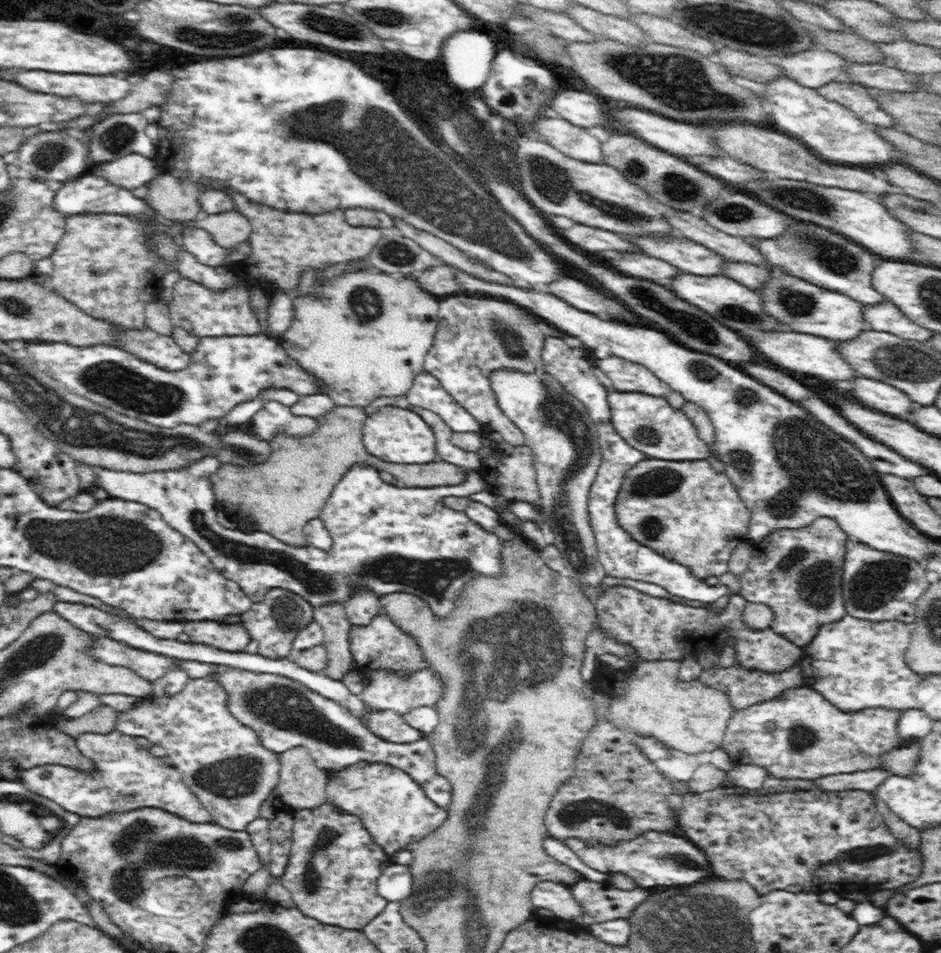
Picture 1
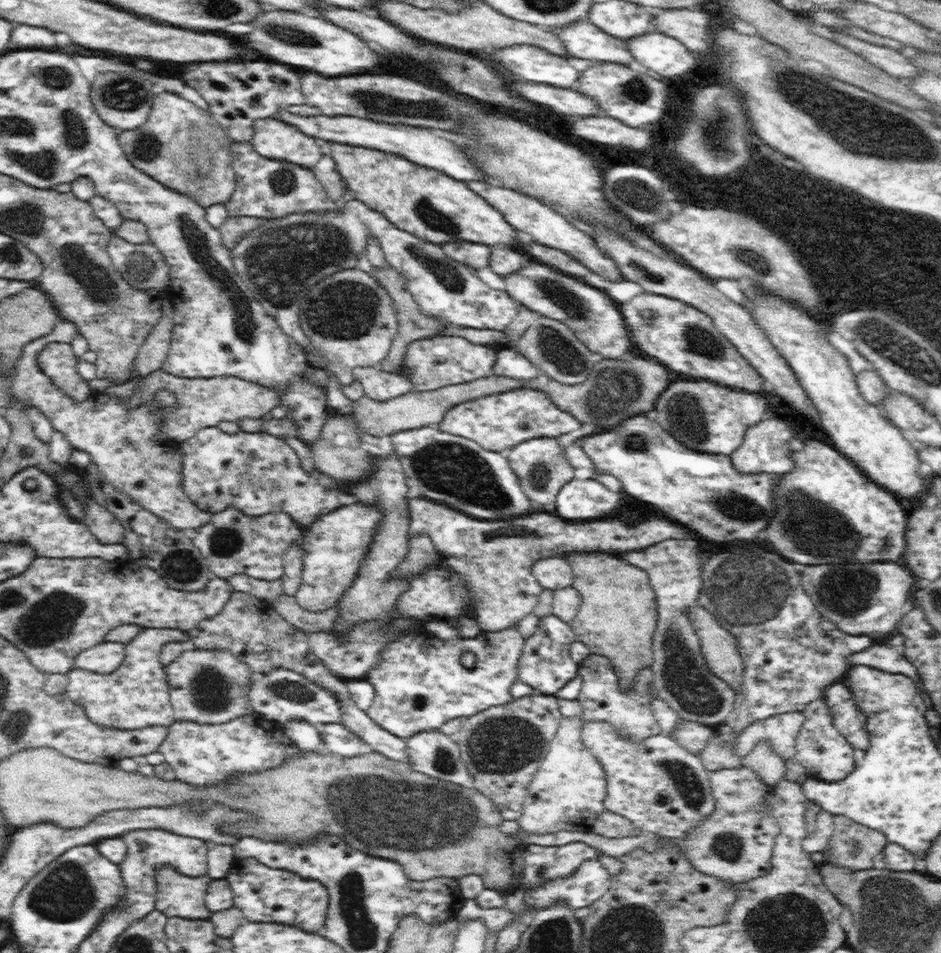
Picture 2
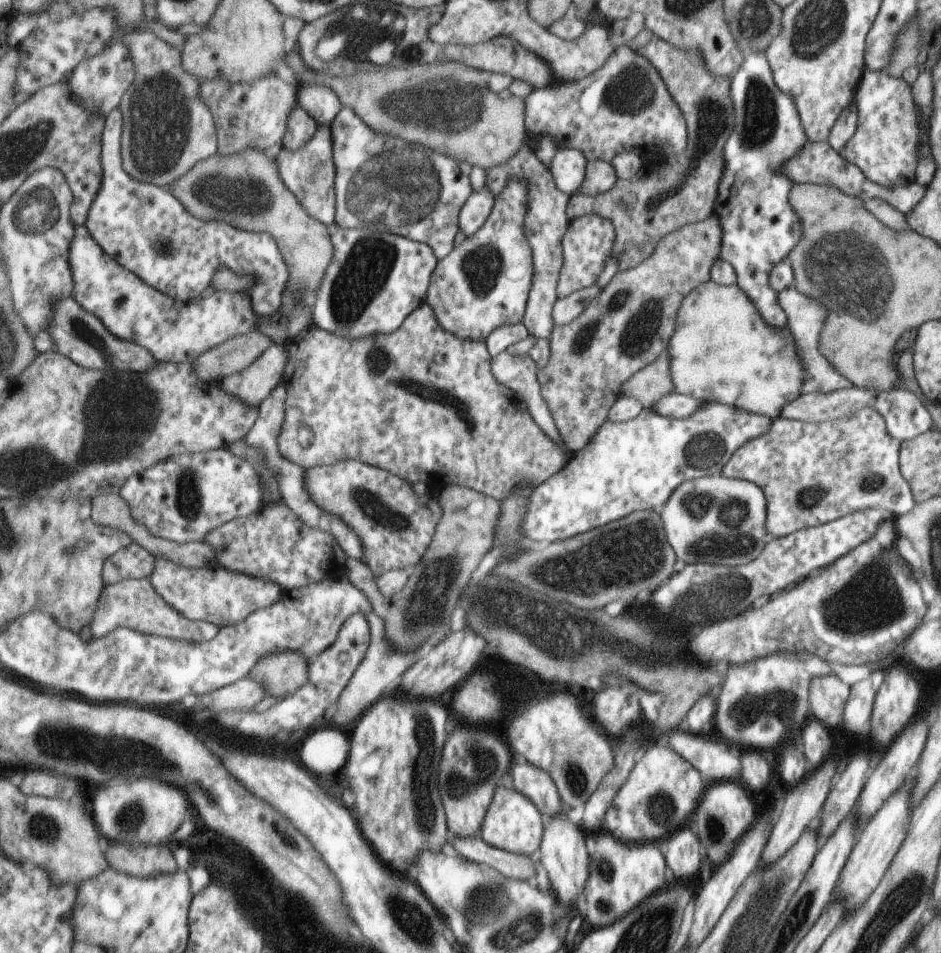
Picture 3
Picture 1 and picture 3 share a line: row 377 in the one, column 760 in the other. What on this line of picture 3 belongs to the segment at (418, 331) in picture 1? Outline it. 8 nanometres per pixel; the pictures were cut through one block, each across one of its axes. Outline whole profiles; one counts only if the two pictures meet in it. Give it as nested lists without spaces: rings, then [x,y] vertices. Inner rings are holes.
[[[709,280],[688,294],[677,314],[676,330],[669,341],[667,354],[673,391],[695,400],[719,402],[774,420],[789,402],[801,395],[805,370],[799,354],[795,352],[787,325],[781,330],[767,326],[760,311],[736,284],[717,285]]]

